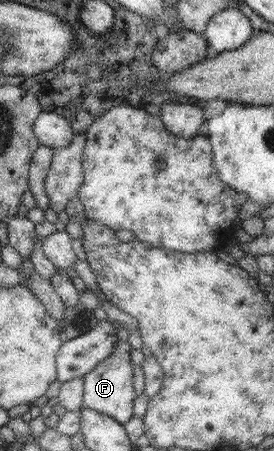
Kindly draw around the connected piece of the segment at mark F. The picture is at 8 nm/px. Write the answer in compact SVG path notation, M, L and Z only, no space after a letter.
M118 326L118 342L108 356L106 361L100 362L90 373L83 376L84 396L83 406L98 411L103 415L108 415L125 425L132 416L134 417L134 399L136 389L134 389L134 372L131 362L130 352L132 347L128 343L128 330L124 326Z

